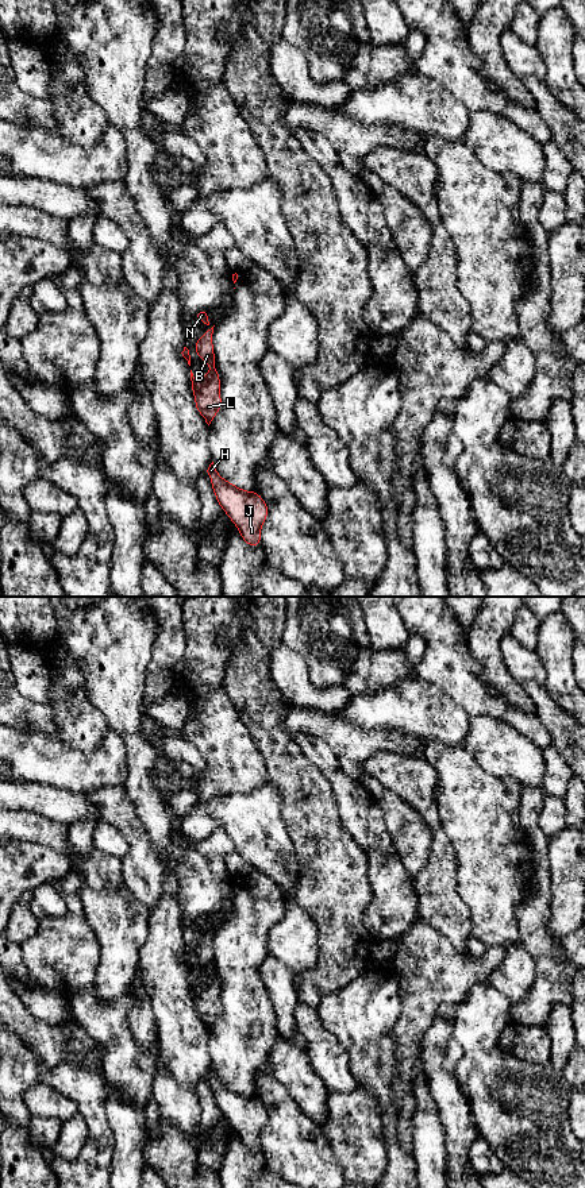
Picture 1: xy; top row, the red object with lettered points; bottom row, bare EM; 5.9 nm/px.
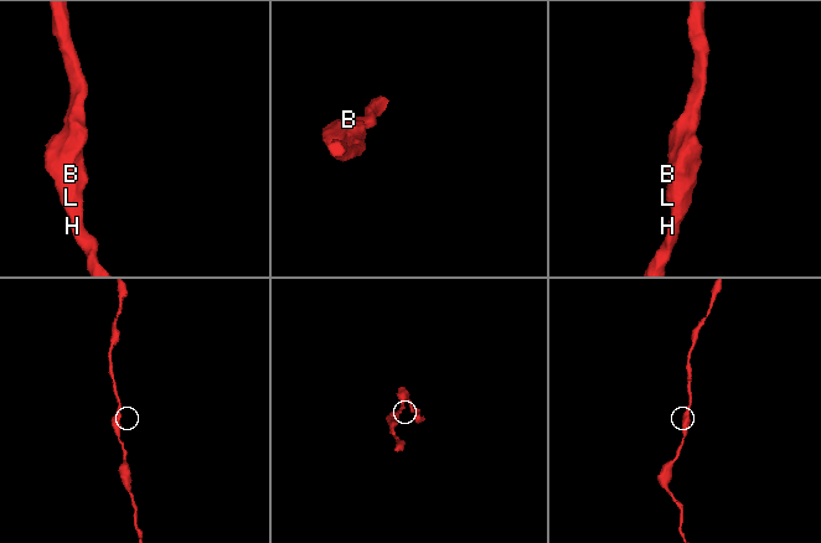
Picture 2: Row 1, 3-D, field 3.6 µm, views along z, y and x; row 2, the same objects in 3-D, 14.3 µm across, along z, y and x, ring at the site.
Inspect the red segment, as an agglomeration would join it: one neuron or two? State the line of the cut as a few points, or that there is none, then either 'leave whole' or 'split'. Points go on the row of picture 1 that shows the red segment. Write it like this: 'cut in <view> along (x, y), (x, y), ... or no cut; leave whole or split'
no cut; leave whole

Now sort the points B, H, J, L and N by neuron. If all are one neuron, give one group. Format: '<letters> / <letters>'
B H J L N

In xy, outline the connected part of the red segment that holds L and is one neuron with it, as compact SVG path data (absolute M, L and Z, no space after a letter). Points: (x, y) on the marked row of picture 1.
M213 327L203 333L195 343L199 358L211 367L211 371L204 378L196 379L190 370L195 406L208 425L222 409L220 375L215 364L212 333Z

